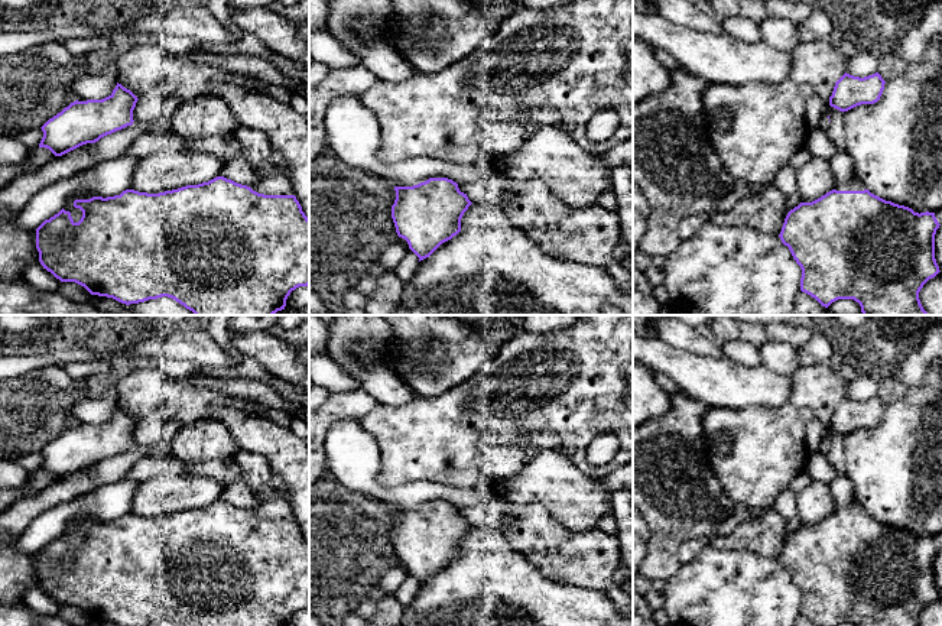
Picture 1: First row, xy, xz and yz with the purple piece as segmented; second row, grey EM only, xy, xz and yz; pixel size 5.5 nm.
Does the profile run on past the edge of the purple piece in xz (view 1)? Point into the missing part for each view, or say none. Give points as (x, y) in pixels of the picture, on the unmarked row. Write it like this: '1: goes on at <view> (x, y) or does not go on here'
1: does not go on here

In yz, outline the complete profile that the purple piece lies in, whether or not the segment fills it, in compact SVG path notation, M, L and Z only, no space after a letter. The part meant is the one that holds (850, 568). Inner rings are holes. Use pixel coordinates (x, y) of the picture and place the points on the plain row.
M857 502L812 526L790 533L779 558L802 593L800 614L818 626L854 623L855 626L920 626L923 609L941 594L935 583L935 558L939 552L935 536L915 536L912 532L871 518Z

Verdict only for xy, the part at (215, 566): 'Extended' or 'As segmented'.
As segmented

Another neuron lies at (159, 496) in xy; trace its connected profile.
M199 476L155 477L139 483L130 513L159 518L221 500L222 483Z

